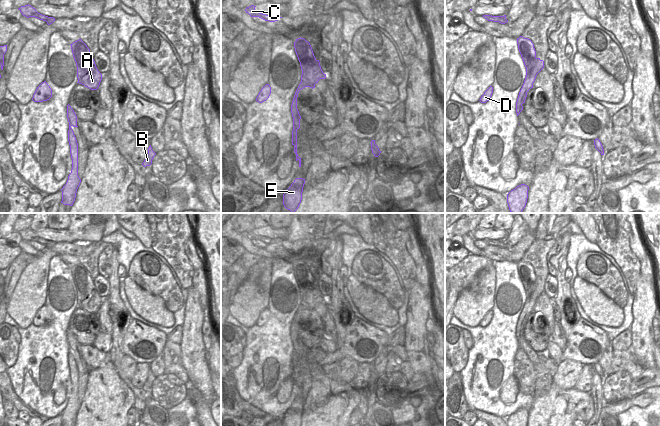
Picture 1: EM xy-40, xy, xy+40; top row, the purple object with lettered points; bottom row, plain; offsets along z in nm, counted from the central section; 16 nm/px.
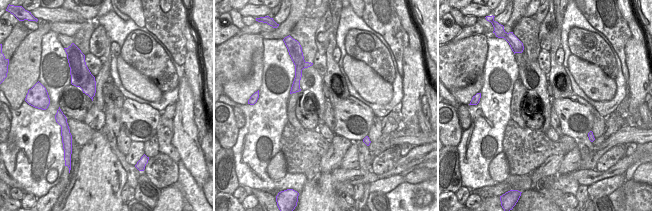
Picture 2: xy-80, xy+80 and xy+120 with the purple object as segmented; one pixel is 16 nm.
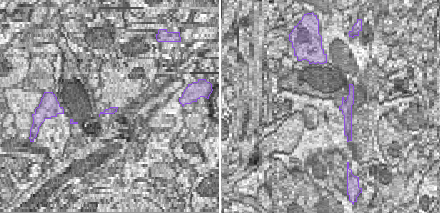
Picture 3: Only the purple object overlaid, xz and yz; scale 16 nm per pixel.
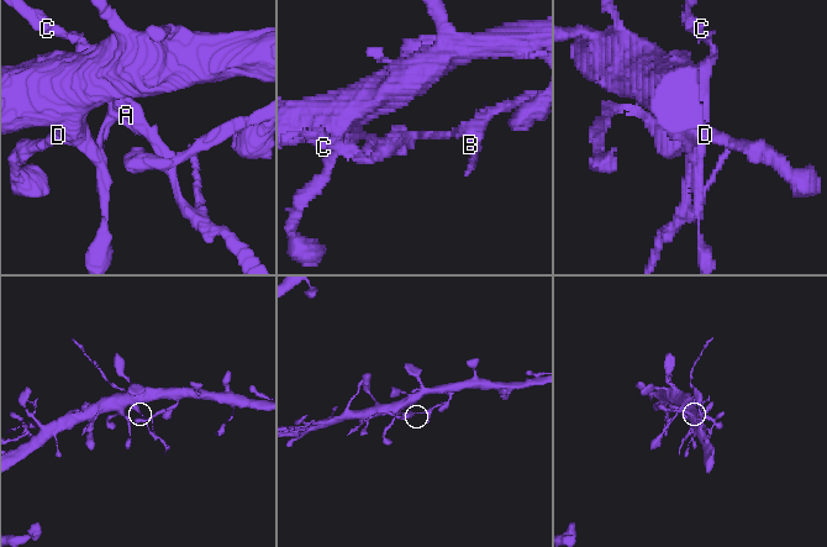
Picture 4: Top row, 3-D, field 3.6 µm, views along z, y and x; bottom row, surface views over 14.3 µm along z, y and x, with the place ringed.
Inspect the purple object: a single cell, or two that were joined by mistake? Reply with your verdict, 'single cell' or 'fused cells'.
fused cells

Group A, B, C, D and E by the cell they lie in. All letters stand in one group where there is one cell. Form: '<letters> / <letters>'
A B C / D E

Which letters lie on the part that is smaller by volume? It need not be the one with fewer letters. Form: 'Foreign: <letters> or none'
Foreign: A, B, C

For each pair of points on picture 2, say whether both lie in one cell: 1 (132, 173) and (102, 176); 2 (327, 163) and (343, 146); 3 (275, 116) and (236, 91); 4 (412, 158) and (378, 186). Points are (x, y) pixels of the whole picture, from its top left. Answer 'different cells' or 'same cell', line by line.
1: different cells
2: same cell
3: different cells
4: different cells

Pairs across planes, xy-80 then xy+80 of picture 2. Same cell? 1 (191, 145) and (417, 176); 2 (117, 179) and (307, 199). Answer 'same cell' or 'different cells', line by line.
1: different cells
2: same cell

